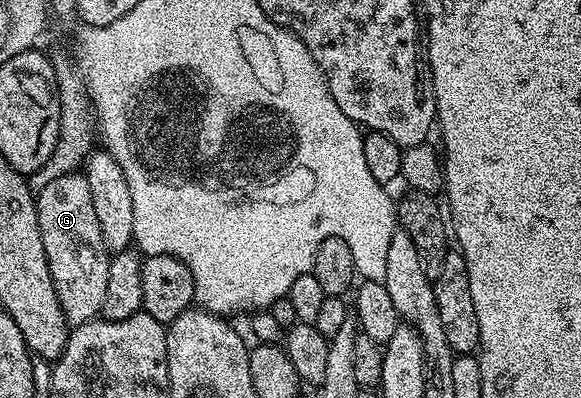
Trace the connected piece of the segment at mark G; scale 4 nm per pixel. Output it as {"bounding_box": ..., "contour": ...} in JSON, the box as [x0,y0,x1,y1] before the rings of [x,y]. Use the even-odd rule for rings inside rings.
{"bounding_box":[35,171,111,326],"contour":[[[80,171],[63,174],[40,188],[35,199],[39,234],[43,234],[43,250],[47,254],[47,266],[63,306],[63,314],[73,326],[98,319],[103,298],[107,294],[111,253],[105,249],[87,178]]]}

